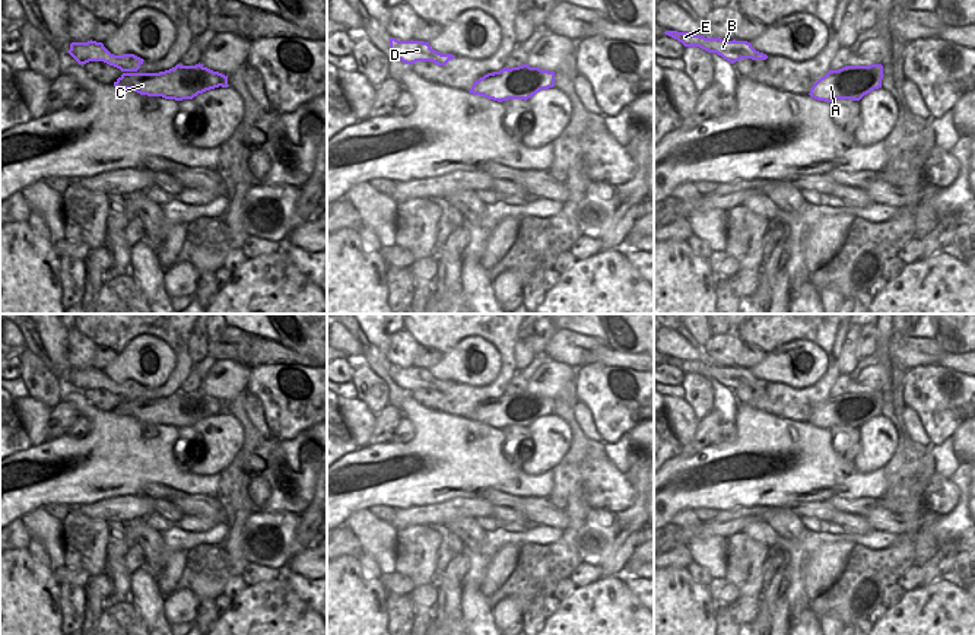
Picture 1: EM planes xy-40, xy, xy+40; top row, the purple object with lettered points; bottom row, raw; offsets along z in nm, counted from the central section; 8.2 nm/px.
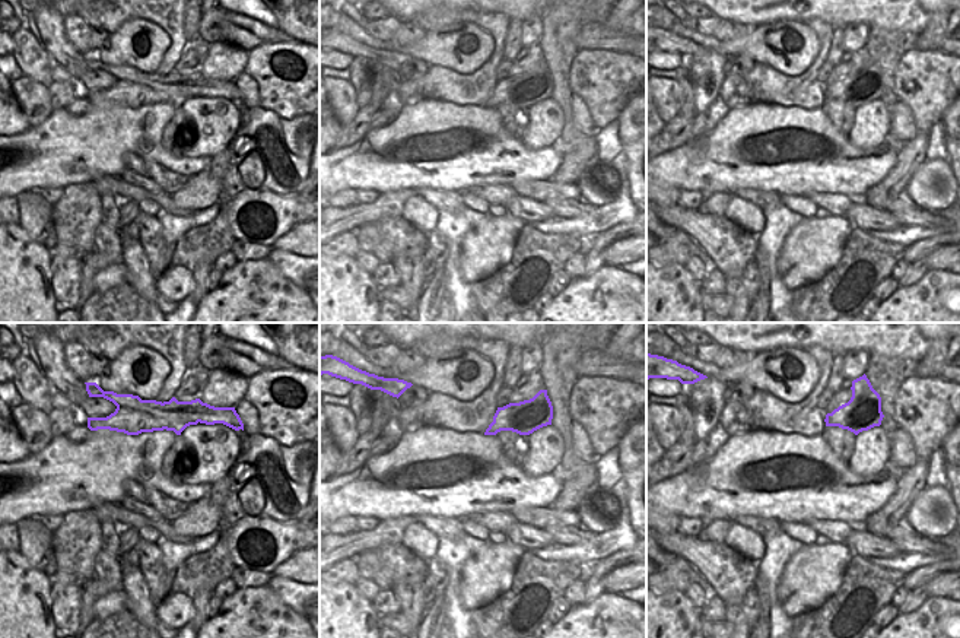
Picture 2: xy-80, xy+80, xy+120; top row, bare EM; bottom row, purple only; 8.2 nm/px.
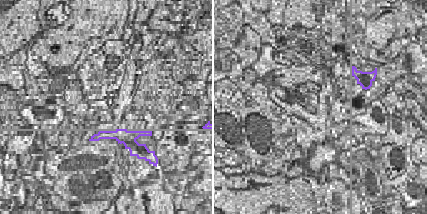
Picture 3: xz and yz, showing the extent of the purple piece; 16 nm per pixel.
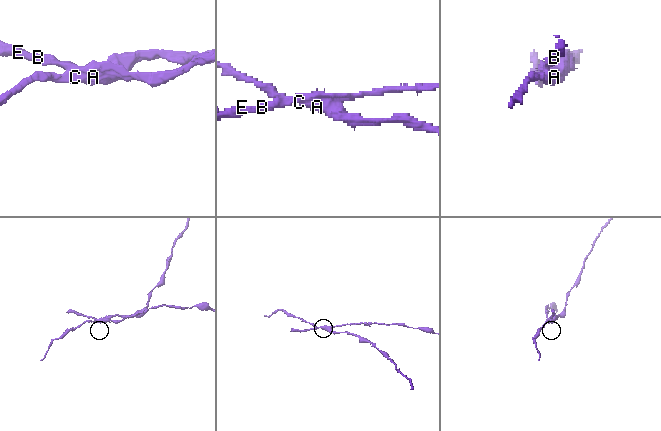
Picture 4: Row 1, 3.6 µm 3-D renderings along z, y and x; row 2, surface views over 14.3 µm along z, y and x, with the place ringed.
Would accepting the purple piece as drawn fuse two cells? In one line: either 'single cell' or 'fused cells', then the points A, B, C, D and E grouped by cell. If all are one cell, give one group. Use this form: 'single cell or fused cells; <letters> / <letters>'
fused cells; A C / B D E

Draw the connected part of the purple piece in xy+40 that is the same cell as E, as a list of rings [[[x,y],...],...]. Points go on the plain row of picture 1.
[[[666,358],[666,362],[677,366],[685,374],[699,374],[708,380],[717,380],[724,387],[736,390],[741,385],[766,387],[768,382],[756,378],[747,368],[724,368],[721,365],[705,365],[689,359]]]

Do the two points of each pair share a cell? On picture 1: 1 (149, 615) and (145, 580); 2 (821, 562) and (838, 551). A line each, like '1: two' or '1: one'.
1: one
2: one

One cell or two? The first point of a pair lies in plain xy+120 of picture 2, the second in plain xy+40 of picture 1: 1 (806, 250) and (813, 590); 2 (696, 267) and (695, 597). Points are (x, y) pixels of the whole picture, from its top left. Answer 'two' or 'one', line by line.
1: one
2: two

